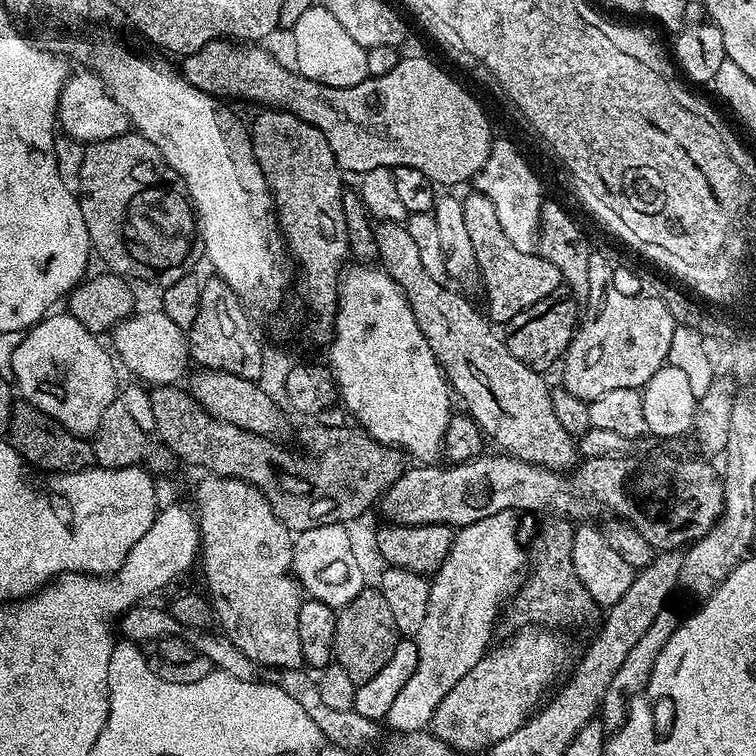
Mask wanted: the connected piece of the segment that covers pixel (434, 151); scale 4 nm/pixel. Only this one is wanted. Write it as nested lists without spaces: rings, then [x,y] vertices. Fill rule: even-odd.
[[[227,39],[215,40],[206,45],[202,50],[198,50],[194,54],[183,57],[182,71],[186,82],[190,82],[190,86],[194,86],[198,90],[209,94],[215,94],[220,98],[228,98],[224,96],[241,96],[244,100],[253,100],[254,103],[260,104],[256,106],[271,106],[276,110],[285,112],[293,112],[298,118],[302,118],[306,122],[310,122],[310,126],[314,126],[326,138],[326,142],[330,142],[330,150],[334,150],[334,158],[336,165],[340,167],[341,173],[356,172],[355,174],[363,174],[374,170],[375,168],[397,168],[398,166],[414,166],[414,170],[422,170],[422,174],[426,174],[426,178],[432,181],[433,185],[440,184],[464,184],[476,177],[484,168],[486,158],[492,149],[492,141],[494,133],[488,125],[488,116],[484,113],[484,108],[455,80],[452,76],[447,76],[438,65],[432,60],[427,60],[424,56],[407,56],[405,55],[398,62],[398,66],[394,66],[394,70],[390,70],[390,74],[382,74],[381,76],[369,76],[368,79],[358,82],[358,86],[350,86],[349,88],[339,88],[338,86],[326,86],[319,84],[313,80],[306,79],[305,76],[297,74],[291,67],[288,68],[284,64],[279,64],[270,53],[264,49],[264,46],[257,46],[252,42],[229,42]]]

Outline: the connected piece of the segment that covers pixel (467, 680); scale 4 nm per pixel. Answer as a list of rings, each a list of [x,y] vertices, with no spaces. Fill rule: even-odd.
[[[547,626],[527,627],[514,633],[496,653],[492,650],[485,652],[483,658],[474,666],[474,670],[466,673],[434,710],[430,725],[432,735],[448,747],[455,748],[457,753],[483,753],[500,739],[513,734],[537,711],[538,705],[545,699],[544,691],[555,682],[556,675],[560,672],[561,633]]]

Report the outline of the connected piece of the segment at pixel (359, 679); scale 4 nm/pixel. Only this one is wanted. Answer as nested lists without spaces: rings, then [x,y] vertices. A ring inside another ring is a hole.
[[[366,586],[349,604],[336,612],[336,629],[334,630],[334,646],[332,655],[334,663],[346,670],[350,682],[362,685],[370,682],[390,657],[401,640],[398,625],[394,623],[394,614],[380,593],[379,587]]]

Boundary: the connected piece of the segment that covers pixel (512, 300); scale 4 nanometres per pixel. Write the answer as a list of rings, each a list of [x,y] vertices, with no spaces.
[[[475,190],[469,192],[468,197],[466,195],[463,197],[462,203],[466,218],[466,231],[470,233],[470,242],[474,245],[474,254],[480,267],[480,280],[482,285],[484,284],[484,296],[488,299],[486,315],[493,325],[504,326],[514,318],[514,314],[526,310],[526,306],[534,306],[534,302],[542,302],[542,298],[557,291],[562,284],[561,275],[557,266],[537,255],[536,252],[517,250],[510,243],[510,238],[506,238],[506,234],[502,234],[502,226],[498,226],[498,214],[494,214],[494,202],[490,202],[490,198],[486,198],[486,194]]]

